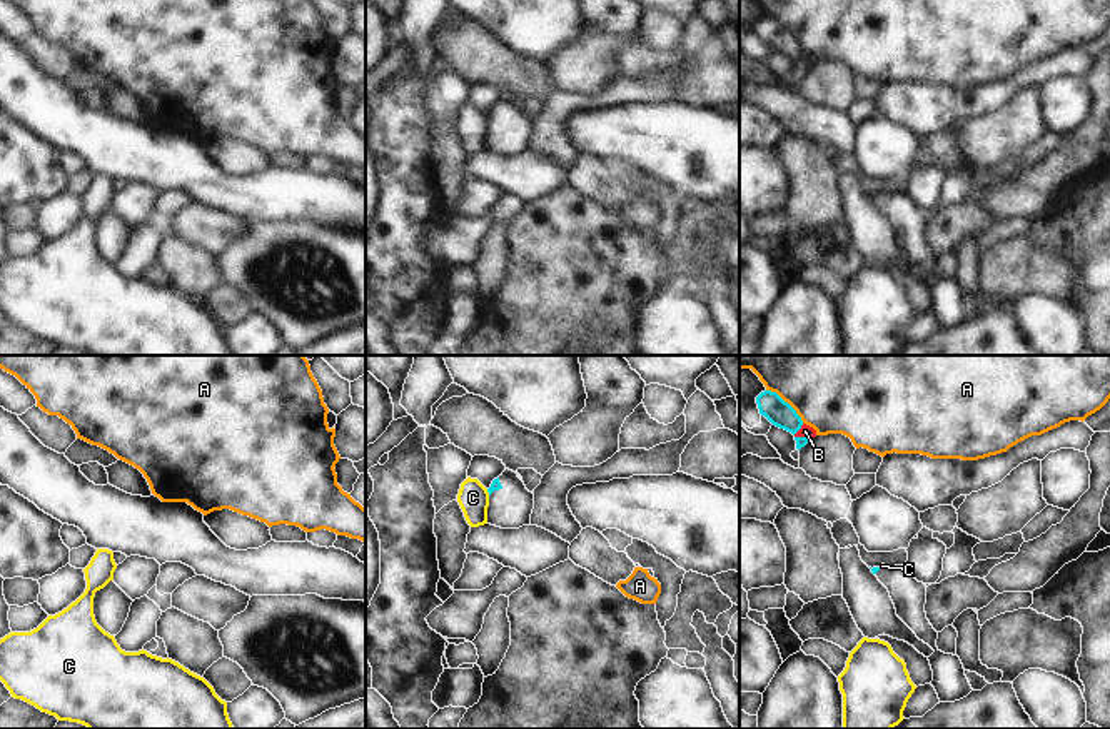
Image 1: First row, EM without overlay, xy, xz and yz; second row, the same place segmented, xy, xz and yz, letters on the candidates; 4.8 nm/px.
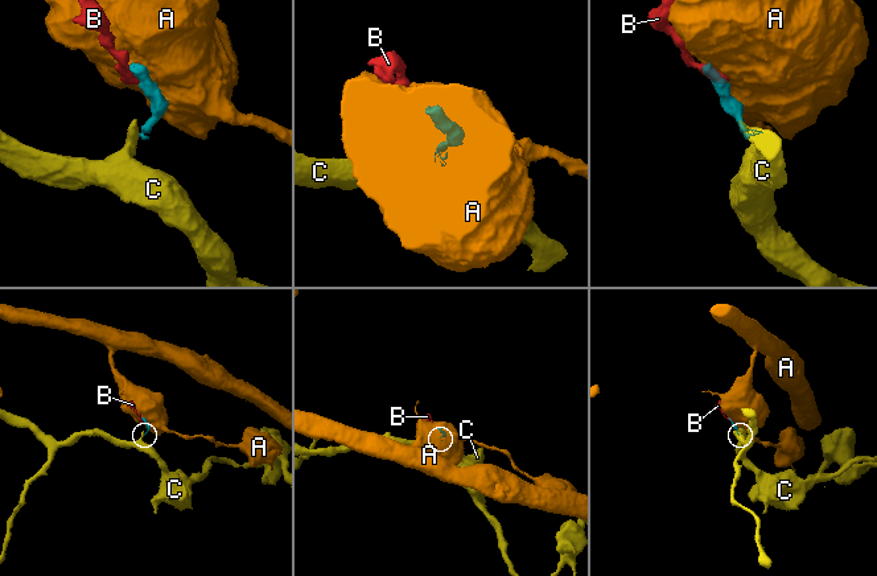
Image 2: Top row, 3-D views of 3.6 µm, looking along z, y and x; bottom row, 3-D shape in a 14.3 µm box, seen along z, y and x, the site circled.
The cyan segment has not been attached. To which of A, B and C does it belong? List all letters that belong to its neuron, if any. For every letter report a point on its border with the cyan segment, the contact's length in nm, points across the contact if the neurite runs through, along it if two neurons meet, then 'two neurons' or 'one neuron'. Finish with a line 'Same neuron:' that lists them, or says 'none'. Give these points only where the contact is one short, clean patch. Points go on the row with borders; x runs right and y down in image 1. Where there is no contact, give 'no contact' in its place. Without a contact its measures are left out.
A: yz (787, 402) | 240 nm | two neurons
B: yz (802, 437) | 90 nm | along yz (793, 434), (810, 439) | two neurons
C: xz (488, 491) | 40 nm | along xz (486, 489), (489, 494) | two neurons
Same neuron: none

